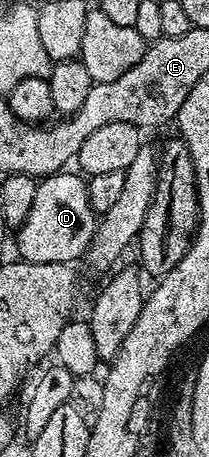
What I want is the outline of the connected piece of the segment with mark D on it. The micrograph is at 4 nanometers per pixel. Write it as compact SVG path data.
M71 172L55 173L38 182L33 207L17 231L18 256L22 260L29 263L75 263L91 248L97 214L89 203L87 181L78 172Z

